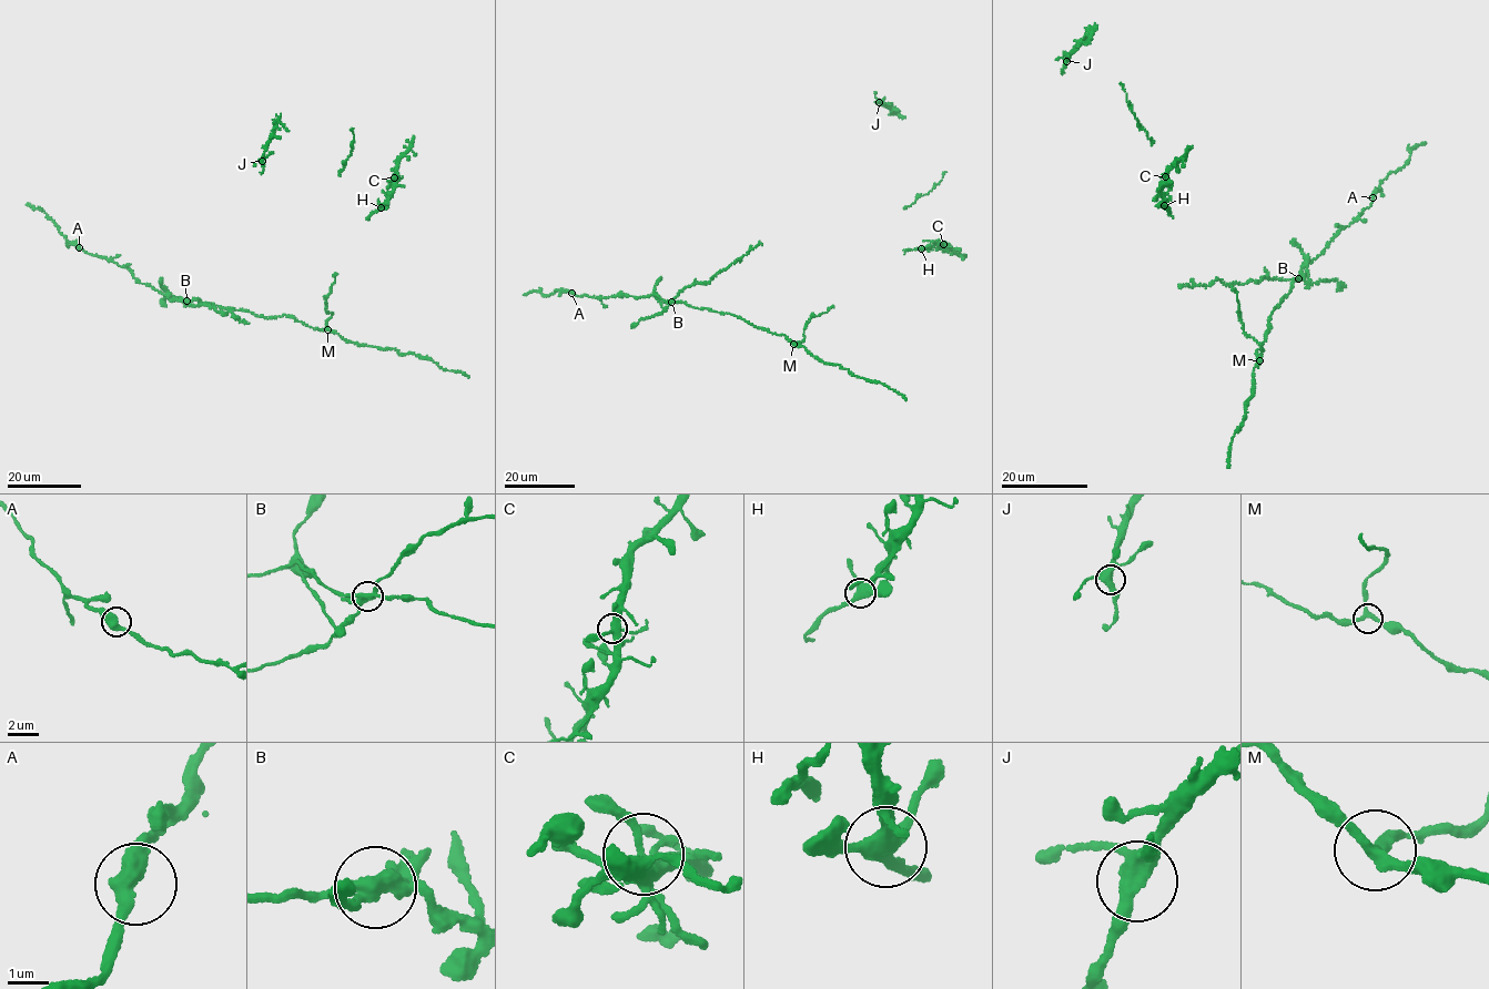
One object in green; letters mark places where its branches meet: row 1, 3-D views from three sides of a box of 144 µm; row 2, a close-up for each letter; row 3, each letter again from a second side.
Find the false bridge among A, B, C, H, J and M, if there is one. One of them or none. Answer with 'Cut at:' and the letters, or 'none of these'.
Cut at: B

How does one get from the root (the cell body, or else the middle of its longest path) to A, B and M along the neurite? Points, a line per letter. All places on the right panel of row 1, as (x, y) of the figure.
A: (1238, 309), (1244, 332), (1260, 345), (1258, 359), (1268, 319), (1303, 275), (1303, 266), (1373, 197)
B: (1238, 309), (1244, 332), (1260, 345), (1258, 359), (1256, 352), (1270, 327), (1270, 315), (1299, 278)
M: (1238, 309), (1244, 332), (1260, 345), (1259, 360)

